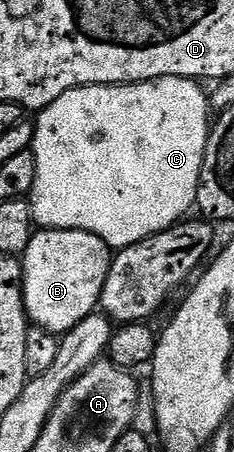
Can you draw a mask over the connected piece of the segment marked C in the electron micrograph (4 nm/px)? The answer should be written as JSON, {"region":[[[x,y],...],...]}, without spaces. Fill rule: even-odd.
{"region":[[[161,77],[144,83],[112,83],[109,87],[78,87],[53,101],[48,107],[38,112],[35,124],[35,141],[33,150],[37,161],[37,177],[29,196],[31,217],[34,226],[48,231],[84,231],[101,237],[108,247],[122,249],[137,245],[146,239],[152,239],[157,233],[169,228],[190,216],[195,207],[197,189],[201,181],[201,165],[207,148],[207,138],[213,126],[213,108],[209,102],[208,92],[202,91],[194,79],[185,77]]]}

